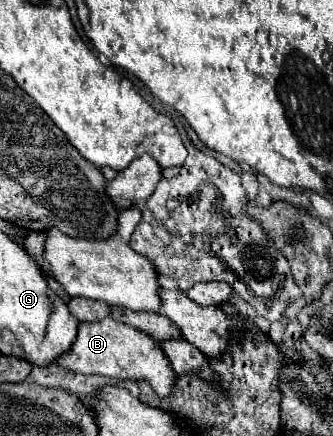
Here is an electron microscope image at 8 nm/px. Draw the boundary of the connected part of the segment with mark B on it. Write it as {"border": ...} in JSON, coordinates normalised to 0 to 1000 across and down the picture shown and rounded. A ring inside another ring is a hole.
{"border":[[[309,729],[297,739],[243,739],[225,784],[201,807],[177,817],[177,826],[165,826],[165,835],[219,853],[303,858],[351,872],[441,872],[459,885],[465,904],[483,913],[508,908],[526,885],[526,853],[489,817],[477,789],[453,780],[453,771],[429,771],[429,761],[345,739],[339,729]]]}

